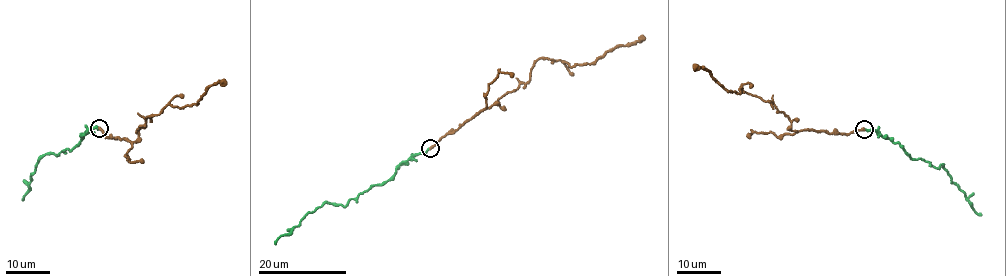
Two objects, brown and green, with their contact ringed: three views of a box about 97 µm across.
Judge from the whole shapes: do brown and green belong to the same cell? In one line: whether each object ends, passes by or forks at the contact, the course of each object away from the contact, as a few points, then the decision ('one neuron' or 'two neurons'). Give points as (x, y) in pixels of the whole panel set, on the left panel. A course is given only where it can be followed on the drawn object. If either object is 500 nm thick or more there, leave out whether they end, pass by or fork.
brown ends | green ends | brown via (100, 128), (107, 138), (135, 142), (150, 115), (168, 104), (194, 104), (212, 85), (226, 82) | green via (99, 128), (92, 127), (84, 133), (72, 149), (66, 148), (58, 155), (48, 153), (39, 160), (23, 199) | one neuron

